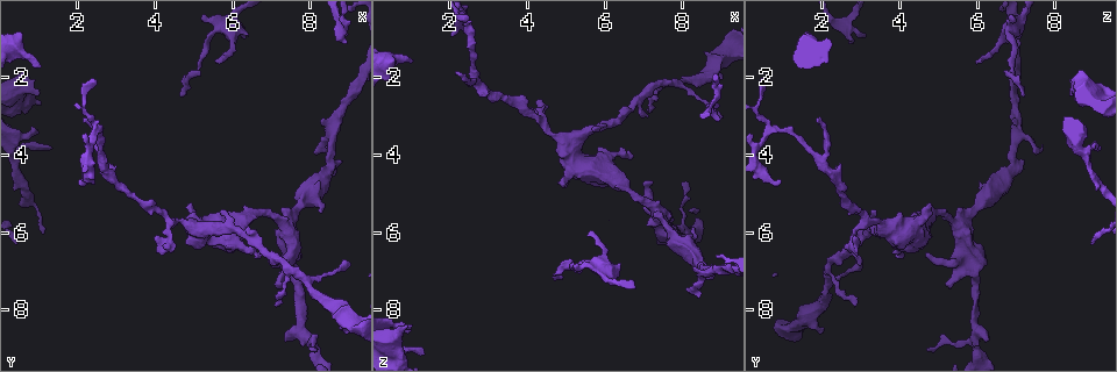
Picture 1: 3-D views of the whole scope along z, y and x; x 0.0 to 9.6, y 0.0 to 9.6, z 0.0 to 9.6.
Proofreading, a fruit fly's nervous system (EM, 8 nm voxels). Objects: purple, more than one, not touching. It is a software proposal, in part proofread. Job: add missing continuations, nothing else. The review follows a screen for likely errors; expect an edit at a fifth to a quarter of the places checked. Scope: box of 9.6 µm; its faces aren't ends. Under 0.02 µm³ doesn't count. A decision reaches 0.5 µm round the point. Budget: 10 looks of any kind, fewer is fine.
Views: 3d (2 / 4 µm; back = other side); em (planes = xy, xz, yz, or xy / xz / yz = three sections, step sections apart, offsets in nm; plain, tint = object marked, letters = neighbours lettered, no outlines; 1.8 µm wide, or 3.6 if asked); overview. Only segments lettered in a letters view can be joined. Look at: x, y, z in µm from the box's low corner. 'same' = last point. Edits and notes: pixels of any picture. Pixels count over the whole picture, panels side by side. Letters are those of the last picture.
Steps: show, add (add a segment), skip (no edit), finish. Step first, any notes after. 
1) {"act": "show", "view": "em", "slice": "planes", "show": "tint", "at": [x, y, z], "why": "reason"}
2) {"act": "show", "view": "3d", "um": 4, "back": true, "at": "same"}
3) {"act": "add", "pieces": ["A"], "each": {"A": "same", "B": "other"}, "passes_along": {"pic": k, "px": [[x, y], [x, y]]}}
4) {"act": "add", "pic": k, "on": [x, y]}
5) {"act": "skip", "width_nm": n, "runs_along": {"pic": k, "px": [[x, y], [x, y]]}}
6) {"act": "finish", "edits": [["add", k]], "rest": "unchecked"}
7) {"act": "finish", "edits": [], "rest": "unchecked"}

{"act": "show", "view": "3d", "um": 2, "at": [7.25, 7.35, 5.20], "why": "branch stops here"}

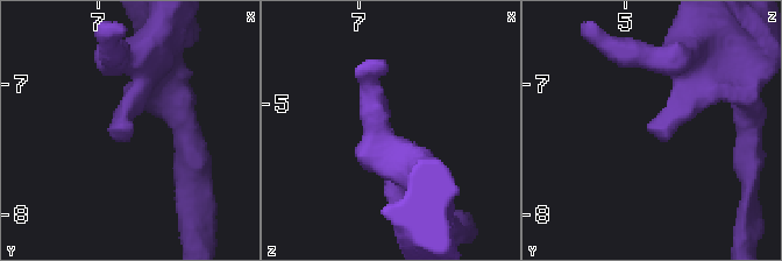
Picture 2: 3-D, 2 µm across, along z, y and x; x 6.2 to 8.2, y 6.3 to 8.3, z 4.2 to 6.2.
{"act": "show", "view": "em", "slice": "planes", "show": "letters", "at": [7.28, 7.38, 5.20]}

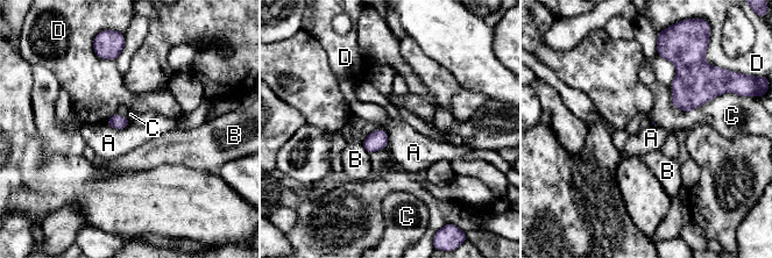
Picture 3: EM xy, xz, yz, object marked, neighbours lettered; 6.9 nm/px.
{"act": "skip", "each": {"A": "other", "B": "other", "C": "other", "D": "other"}, "found": "none of them fits"}

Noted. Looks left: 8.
{"act": "show", "view": "3d", "um": 4, "at": [2.05, 4.70, 0.90], "why": "branch stops here"}

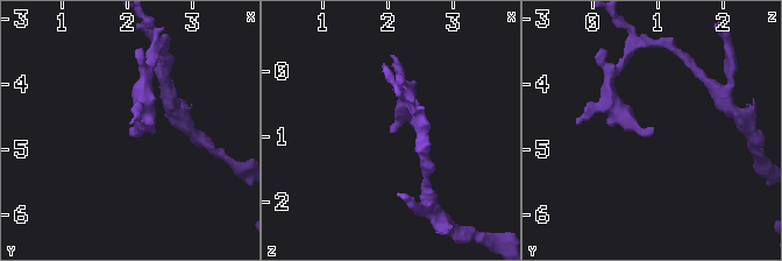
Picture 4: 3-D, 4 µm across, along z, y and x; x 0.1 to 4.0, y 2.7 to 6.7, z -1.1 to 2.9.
{"act": "show", "view": "em", "slice": "xy", "step": 8, "show": "tint", "at": [2.05, 4.70, 0.95], "why": "need the tissue"}

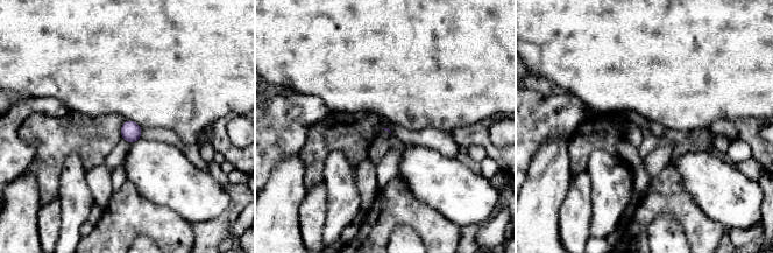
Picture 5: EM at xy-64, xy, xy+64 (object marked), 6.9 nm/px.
{"act": "show", "view": "em", "slice": "xy", "step": 8, "show": "letters", "at": "same", "why": "see the neighbours"}

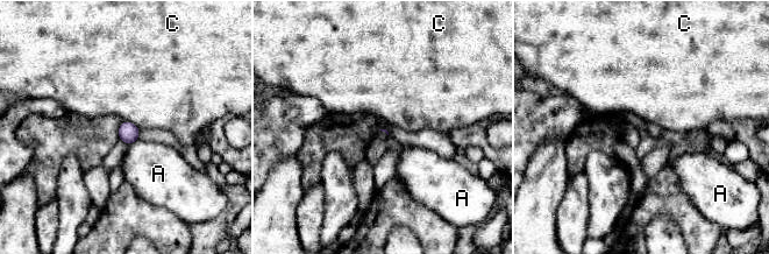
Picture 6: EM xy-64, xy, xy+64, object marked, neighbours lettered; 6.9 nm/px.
{"act": "skip", "each": {"A": "other", "C": "other"}, "border": {"pic": 6, "px": [[123, 120], [133, 122], [140, 129]]}, "found": "none of them fits"}

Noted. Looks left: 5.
{"act": "show", "view": "em", "slice": "xy", "step": 8, "show": "tint", "at": [0.95, 2.45, 8.45], "why": "free end"}

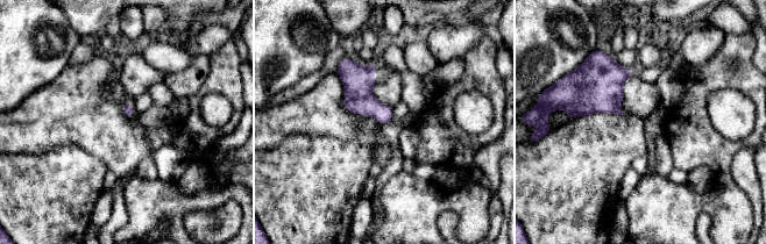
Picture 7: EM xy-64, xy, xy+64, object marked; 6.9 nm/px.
{"act": "show", "view": "em", "slice": "planes", "show": "letters", "at": "same", "why": "cut it another way"}

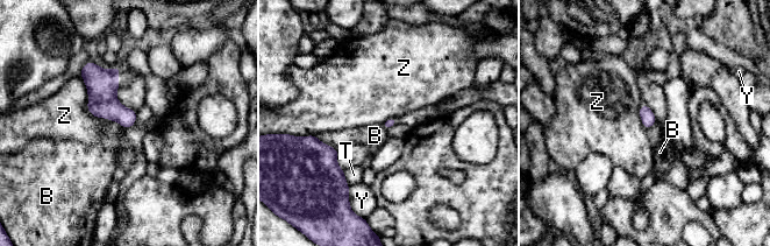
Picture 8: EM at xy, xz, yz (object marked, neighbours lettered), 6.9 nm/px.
{"act": "skip", "longest_contact_nm": ["Z", 420], "each": {"B": "other", "T": "other", "Y": "other", "Z": "other"}, "found": "no lettered segment goes on from it"}

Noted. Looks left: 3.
{"act": "show", "view": "em", "slice": "yz", "step": 8, "show": "tint", "at": [4.60, 2.50, 7.20], "why": "branch stops here"}

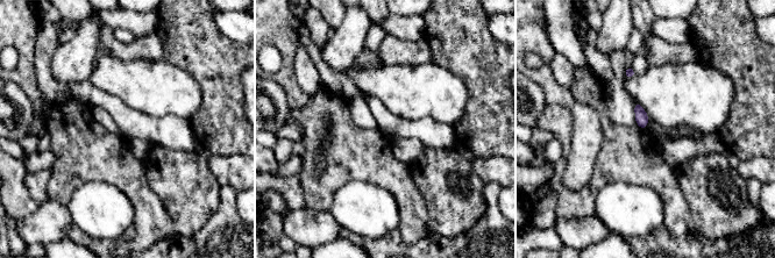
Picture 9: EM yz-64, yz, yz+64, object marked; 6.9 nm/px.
{"act": "show", "view": "em", "slice": "planes", "show": "letters", "at": "same"}

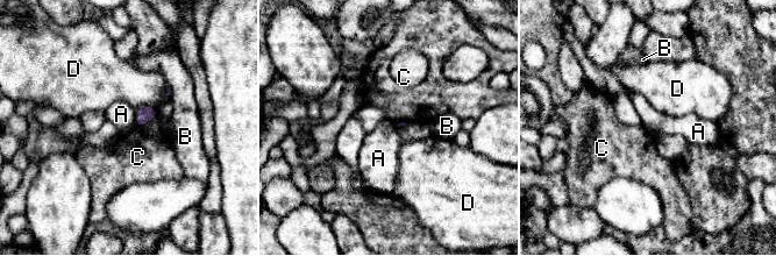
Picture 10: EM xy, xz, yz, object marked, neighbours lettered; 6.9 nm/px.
{"act": "skip", "each": {"A": "other", "B": "other", "C": "other", "D": "other"}, "border": {"pic": 10, "px": [[135, 111], [137, 126]]}, "found": "no lettered segment goes on from it"}

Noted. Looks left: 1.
{"act": "finish", "edits": [], "rest": "unchecked"}

